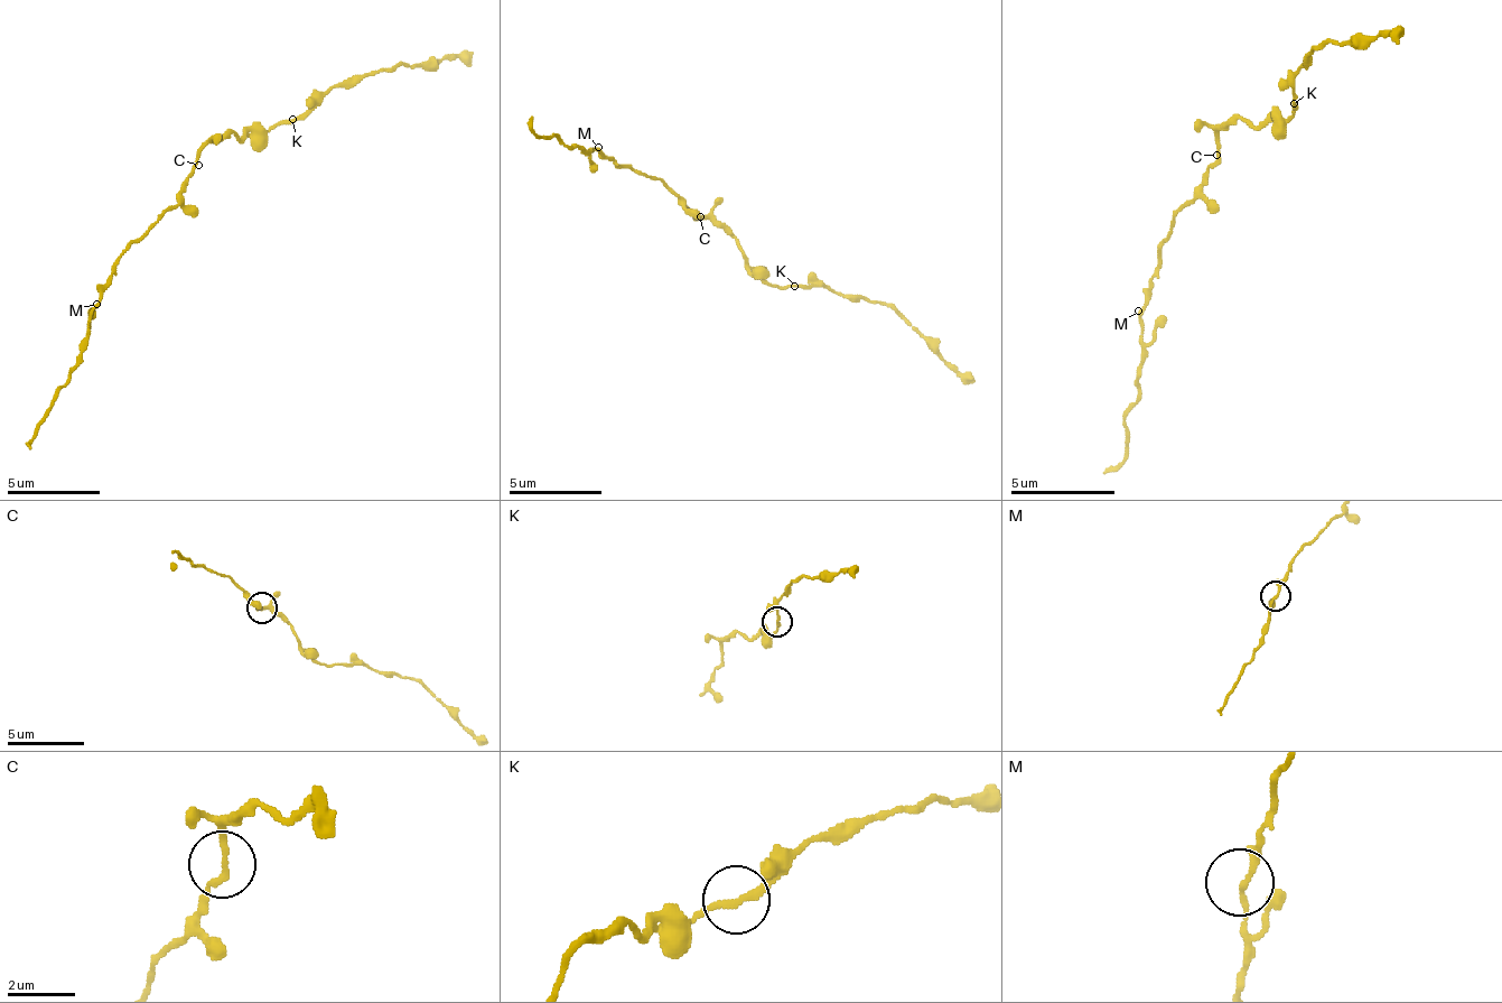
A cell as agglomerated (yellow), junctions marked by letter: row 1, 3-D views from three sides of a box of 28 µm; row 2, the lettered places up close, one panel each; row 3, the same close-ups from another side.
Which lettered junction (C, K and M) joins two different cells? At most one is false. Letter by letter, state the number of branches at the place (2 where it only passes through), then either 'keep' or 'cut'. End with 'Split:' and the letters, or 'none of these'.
C: 2 branches meet; keep
K: 2 branches meet; keep
M: 2 branches meet; keep
Split: none of these

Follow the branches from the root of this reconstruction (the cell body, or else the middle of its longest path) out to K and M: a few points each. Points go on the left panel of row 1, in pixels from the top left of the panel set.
K: (198, 160), (212, 141), (222, 141), (226, 137), (263, 137), (291, 118)
M: (198, 160), (194, 174), (184, 183), (184, 193), (119, 258), (110, 276), (110, 286), (96, 304)

